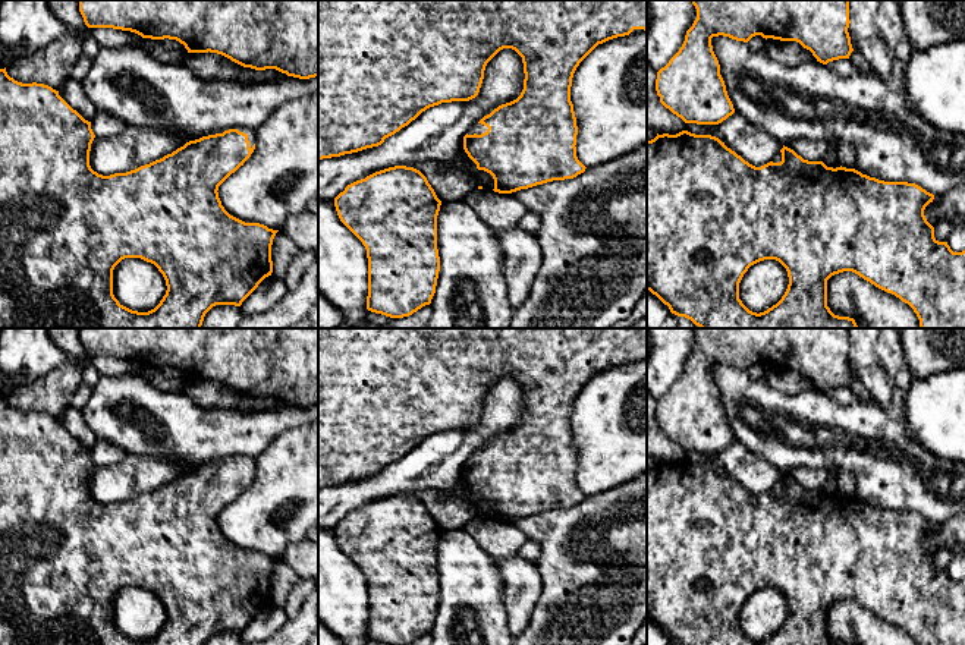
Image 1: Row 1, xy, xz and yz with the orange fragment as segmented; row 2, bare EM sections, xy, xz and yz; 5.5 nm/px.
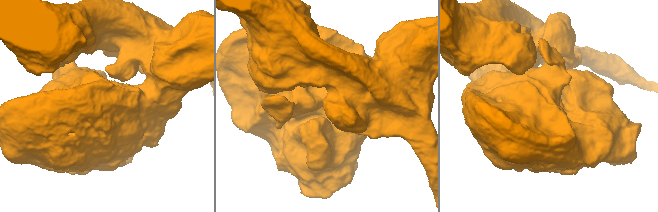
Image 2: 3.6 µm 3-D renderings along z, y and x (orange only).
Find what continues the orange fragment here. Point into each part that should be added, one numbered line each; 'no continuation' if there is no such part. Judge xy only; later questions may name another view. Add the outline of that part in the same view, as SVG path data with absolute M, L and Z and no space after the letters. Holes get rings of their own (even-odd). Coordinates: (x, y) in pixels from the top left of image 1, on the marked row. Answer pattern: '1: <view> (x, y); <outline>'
1: xy (251, 132); M236 128L239 132L243 132L248 135L248 141L249 141L249 148L252 148L252 145L255 144L257 141L257 136L255 136L255 129L252 128Z

